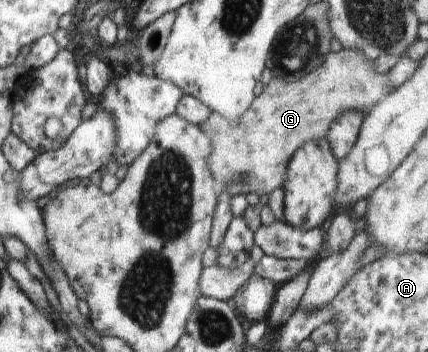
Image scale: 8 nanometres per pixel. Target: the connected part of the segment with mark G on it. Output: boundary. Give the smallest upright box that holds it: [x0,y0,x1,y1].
[198,49,391,199]

